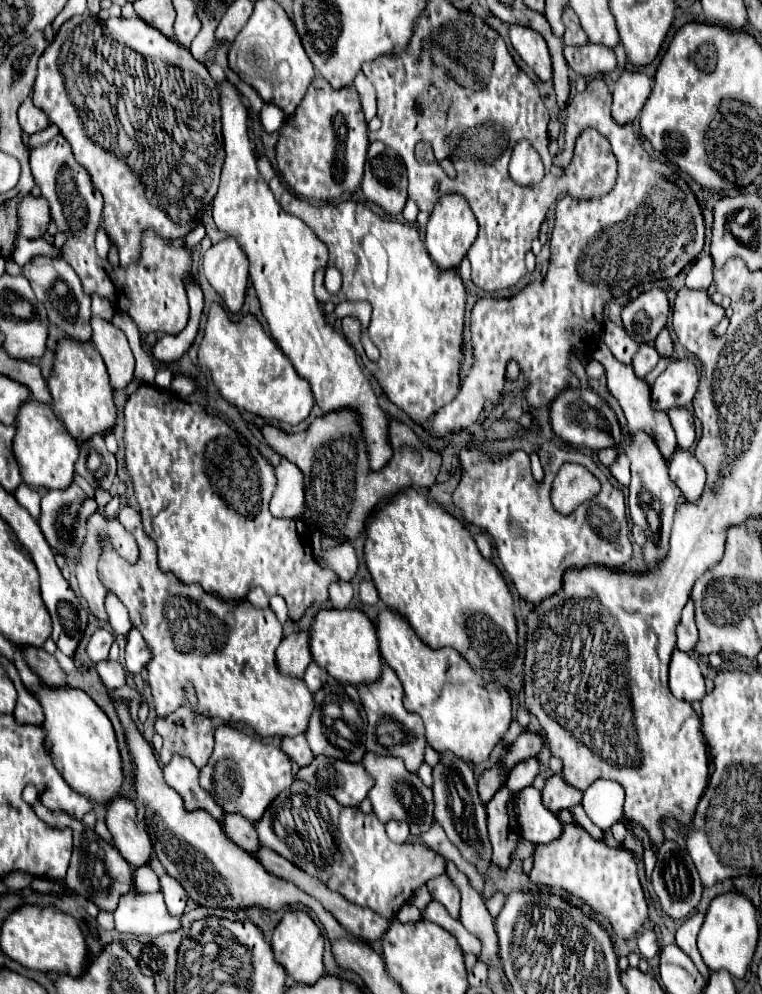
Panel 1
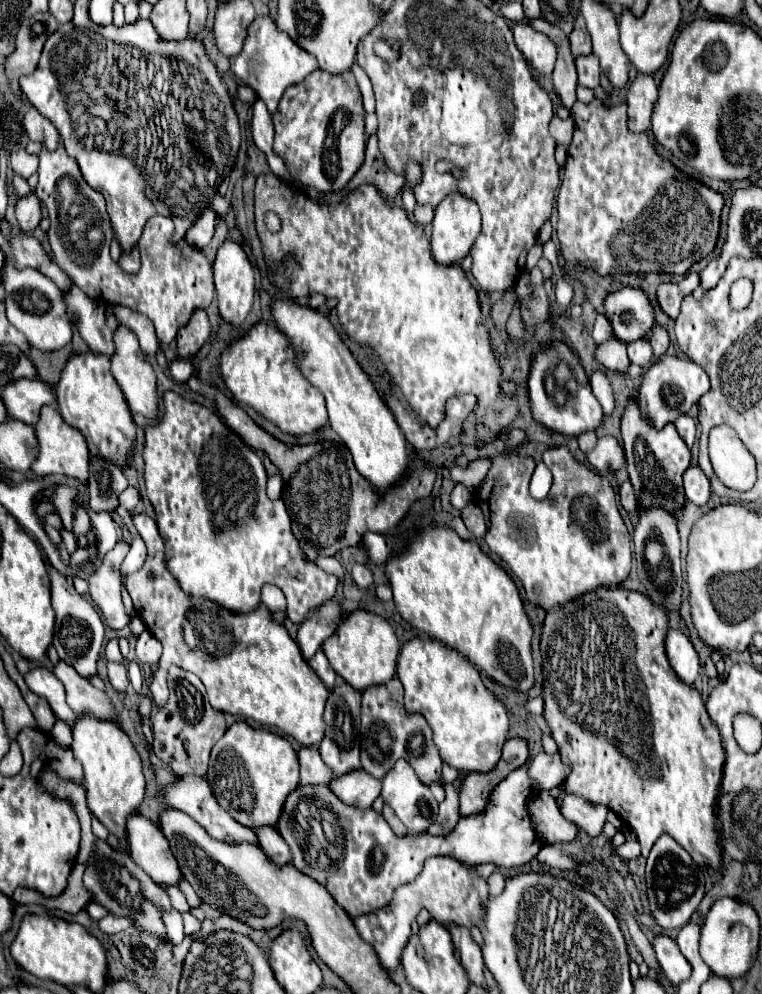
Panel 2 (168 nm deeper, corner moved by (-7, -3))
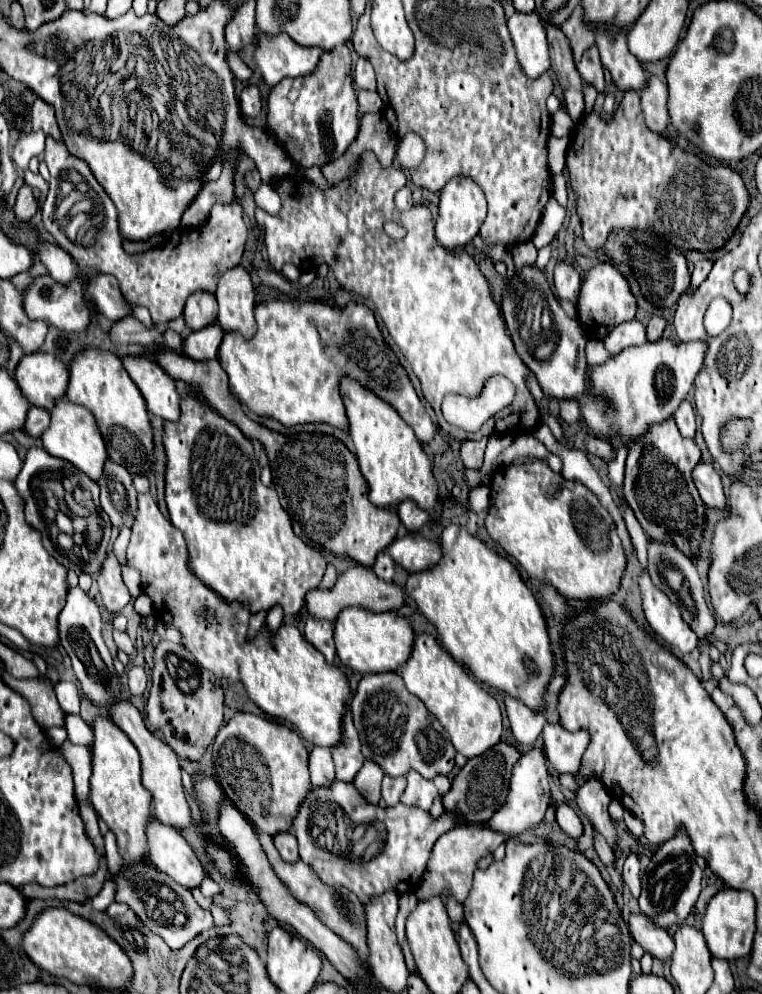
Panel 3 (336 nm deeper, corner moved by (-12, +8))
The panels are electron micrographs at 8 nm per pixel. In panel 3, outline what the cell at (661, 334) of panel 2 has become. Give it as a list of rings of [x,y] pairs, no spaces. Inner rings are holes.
[[[658,315],[652,317],[650,323],[648,323],[648,327],[646,327],[646,337],[648,337],[648,341],[658,341],[658,339],[662,337],[664,327],[666,327],[666,319],[664,319],[664,317],[658,317]]]

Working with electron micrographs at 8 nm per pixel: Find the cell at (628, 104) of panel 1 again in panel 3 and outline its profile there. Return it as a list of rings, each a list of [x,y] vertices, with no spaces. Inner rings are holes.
[[[650,77],[646,83],[646,89],[640,93],[640,97],[642,97],[646,125],[656,133],[664,133],[670,123],[668,107],[666,107],[666,101],[668,101],[666,85],[658,77]]]

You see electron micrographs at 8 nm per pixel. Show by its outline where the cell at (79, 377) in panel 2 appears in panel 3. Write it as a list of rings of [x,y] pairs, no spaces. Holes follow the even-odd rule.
[[[100,349],[80,351],[70,365],[70,383],[66,397],[68,401],[82,405],[94,413],[108,455],[114,463],[124,465],[130,475],[148,475],[152,471],[156,457],[148,409],[144,405],[144,397],[140,397],[140,389],[132,385],[132,379],[128,377],[118,355]]]

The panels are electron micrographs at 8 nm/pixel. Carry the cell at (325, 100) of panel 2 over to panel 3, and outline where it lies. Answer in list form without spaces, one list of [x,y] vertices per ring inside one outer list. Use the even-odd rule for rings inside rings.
[[[346,45],[326,51],[312,75],[282,79],[268,95],[268,129],[300,167],[322,167],[344,155],[344,149],[348,149],[358,135],[358,121],[358,101]]]

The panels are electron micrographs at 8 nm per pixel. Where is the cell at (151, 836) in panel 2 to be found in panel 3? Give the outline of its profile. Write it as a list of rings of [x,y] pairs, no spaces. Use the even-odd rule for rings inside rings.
[[[152,819],[148,823],[146,835],[150,847],[148,857],[158,871],[166,873],[188,889],[200,887],[200,881],[204,879],[204,867],[178,829]]]

